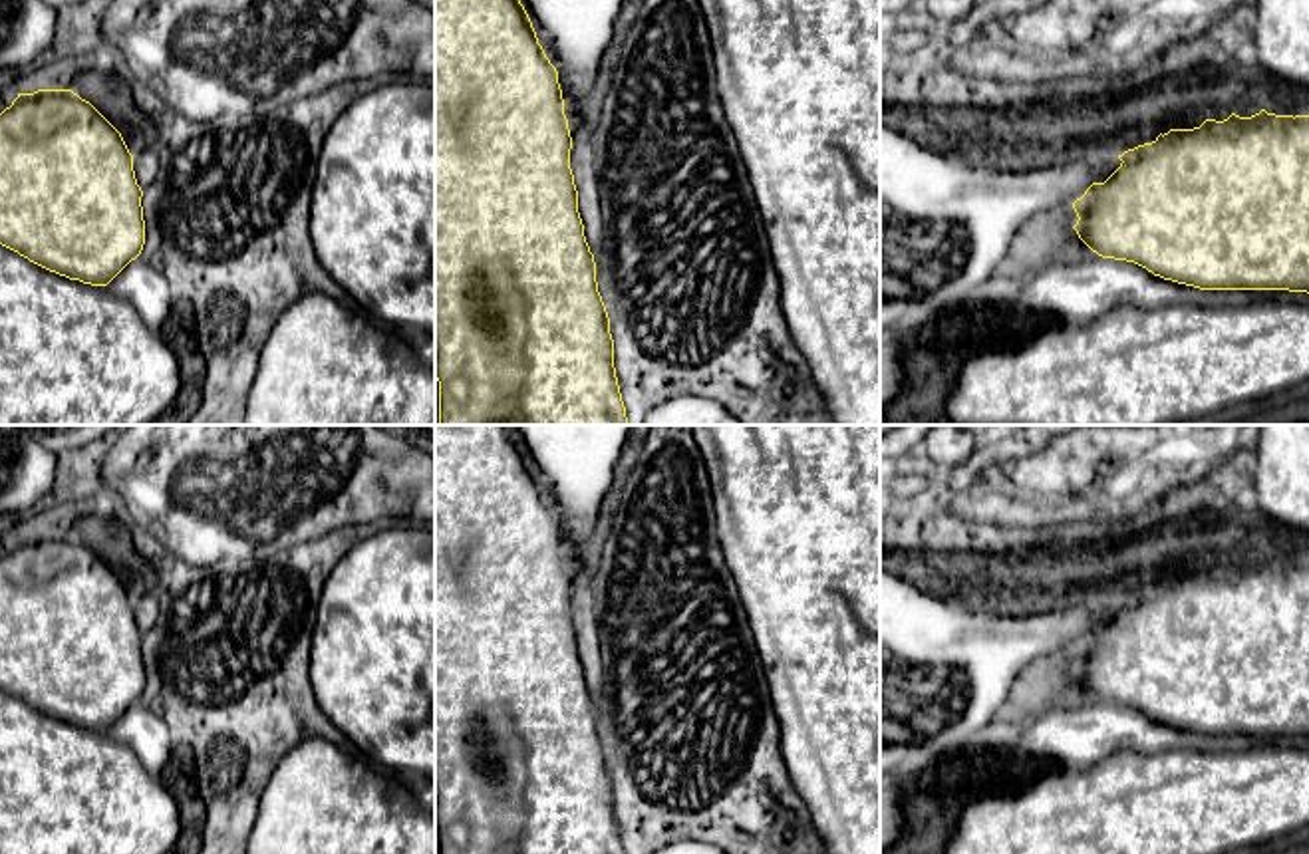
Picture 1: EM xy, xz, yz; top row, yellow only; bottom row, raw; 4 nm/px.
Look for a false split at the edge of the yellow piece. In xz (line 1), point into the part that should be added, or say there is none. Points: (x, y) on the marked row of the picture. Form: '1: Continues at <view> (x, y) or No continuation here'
1: No continuation here

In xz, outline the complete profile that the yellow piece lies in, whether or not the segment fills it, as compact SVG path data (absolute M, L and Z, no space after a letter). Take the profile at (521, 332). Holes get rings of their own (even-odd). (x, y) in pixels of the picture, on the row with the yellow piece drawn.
M435 0L435 379L441 425L628 425L614 367L610 318L578 213L570 149L558 71L538 44L520 0Z

